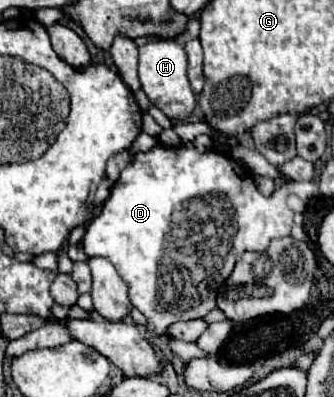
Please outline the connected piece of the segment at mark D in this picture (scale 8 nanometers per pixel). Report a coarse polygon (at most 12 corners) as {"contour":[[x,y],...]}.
{"contour":[[224,152],[136,154],[84,234],[146,332],[216,308],[290,236]]}

